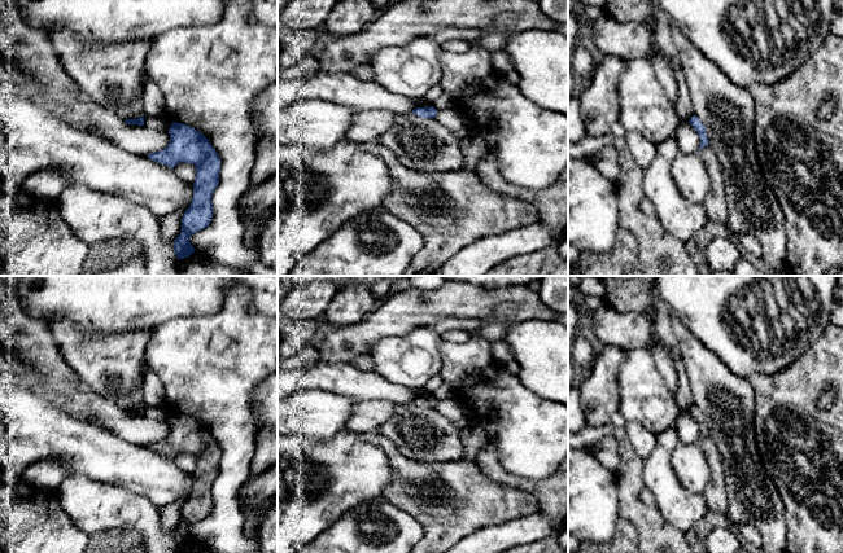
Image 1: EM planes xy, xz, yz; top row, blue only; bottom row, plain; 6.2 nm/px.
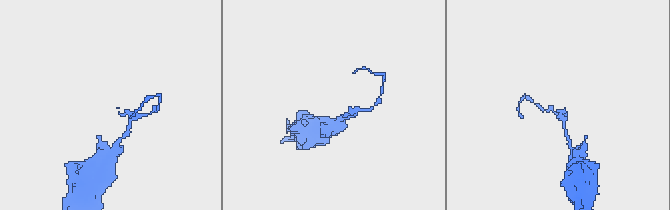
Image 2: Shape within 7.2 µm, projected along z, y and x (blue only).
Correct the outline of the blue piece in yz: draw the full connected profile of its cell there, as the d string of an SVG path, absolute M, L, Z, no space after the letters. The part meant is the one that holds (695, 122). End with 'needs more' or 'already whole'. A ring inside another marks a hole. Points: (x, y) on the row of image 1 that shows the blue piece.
M694 114L691 117L691 119L689 120L689 123L693 126L693 128L699 133L700 137L700 146L699 150L704 146L708 146L708 137L706 135L706 127L703 126L703 123L700 122L700 119Z; already whole

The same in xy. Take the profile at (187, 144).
M172 122L169 133L169 145L147 157L171 168L180 162L196 166L193 199L182 218L182 232L174 241L176 258L184 259L195 251L189 237L211 221L211 197L219 184L220 158L209 140L191 126Z; already whole

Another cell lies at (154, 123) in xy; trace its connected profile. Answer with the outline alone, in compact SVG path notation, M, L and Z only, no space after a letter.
M144 117L144 126L156 131L169 132L172 120Z

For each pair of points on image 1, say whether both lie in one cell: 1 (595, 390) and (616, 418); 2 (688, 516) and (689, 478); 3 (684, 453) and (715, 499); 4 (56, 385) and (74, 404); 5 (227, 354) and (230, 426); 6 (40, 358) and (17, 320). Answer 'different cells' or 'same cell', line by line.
1: different cells
2: different cells
3: different cells
4: different cells
5: same cell
6: same cell

